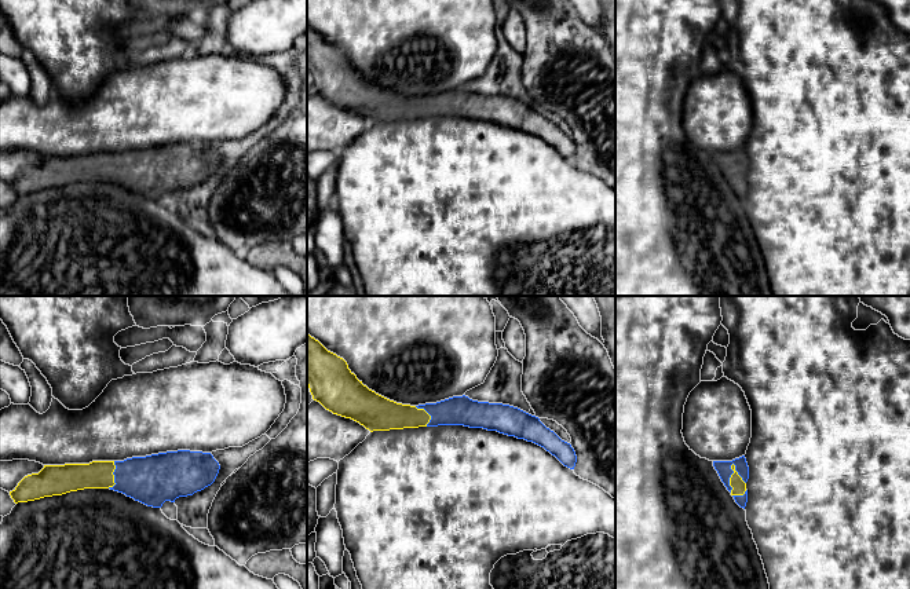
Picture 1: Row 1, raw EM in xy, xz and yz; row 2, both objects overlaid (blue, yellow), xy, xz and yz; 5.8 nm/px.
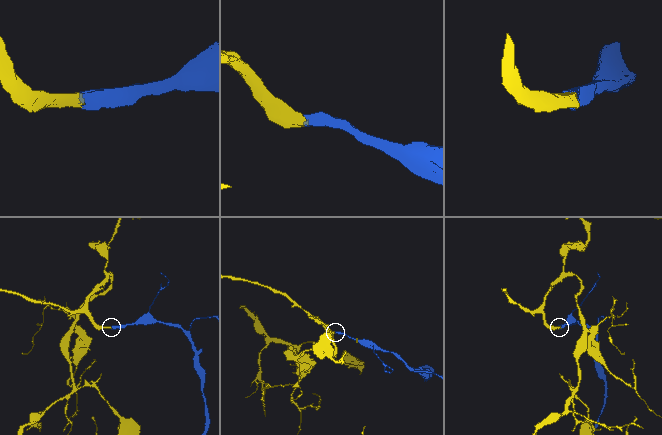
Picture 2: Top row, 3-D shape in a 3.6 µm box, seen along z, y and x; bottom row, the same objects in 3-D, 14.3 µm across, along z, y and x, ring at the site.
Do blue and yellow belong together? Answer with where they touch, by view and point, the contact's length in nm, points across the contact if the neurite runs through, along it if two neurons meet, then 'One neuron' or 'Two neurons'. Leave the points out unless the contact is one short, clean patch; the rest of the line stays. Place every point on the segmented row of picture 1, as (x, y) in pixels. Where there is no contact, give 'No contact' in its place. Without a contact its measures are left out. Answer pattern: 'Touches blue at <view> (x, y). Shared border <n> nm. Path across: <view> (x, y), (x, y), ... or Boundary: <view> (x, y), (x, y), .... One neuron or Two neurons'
Touches blue at yz (730, 476). Shared border 180 nm. Path across: yz (723, 468), (730, 476), (738, 486). One neuron

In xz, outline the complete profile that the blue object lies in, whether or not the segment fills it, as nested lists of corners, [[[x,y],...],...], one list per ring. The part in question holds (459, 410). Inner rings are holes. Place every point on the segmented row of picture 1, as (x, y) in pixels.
[[[308,333],[307,385],[313,399],[326,410],[351,418],[370,432],[438,425],[483,428],[533,442],[570,469],[577,462],[570,443],[547,428],[538,417],[509,405],[478,402],[465,395],[419,406],[390,400],[363,385],[343,358],[328,351]]]

